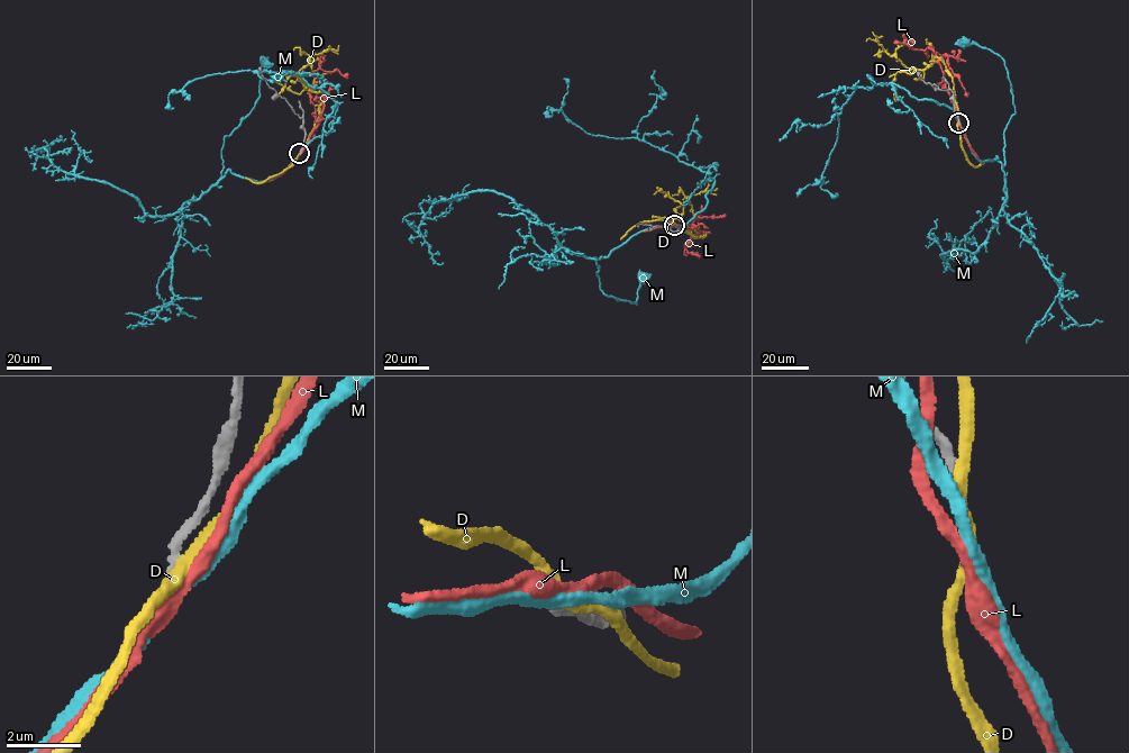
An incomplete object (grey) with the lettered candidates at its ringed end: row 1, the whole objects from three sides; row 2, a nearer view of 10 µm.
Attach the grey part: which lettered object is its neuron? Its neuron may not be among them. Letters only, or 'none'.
none

